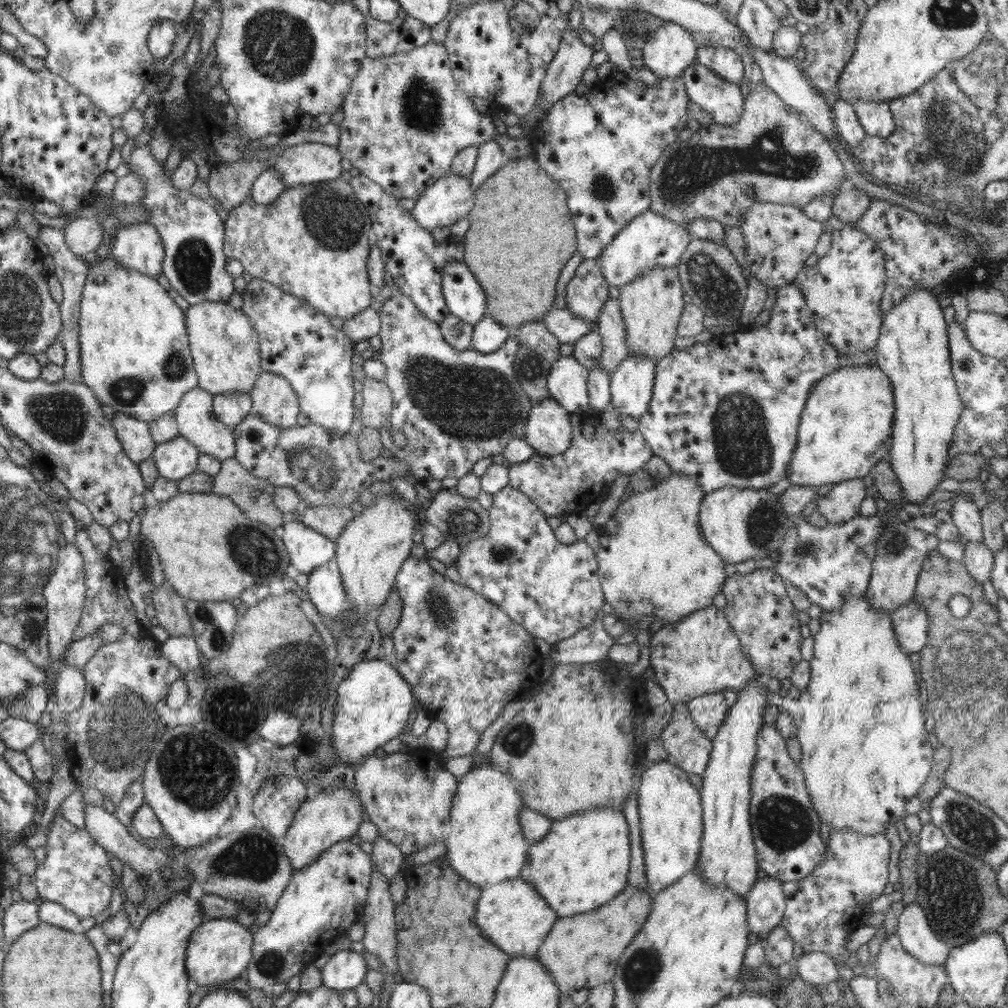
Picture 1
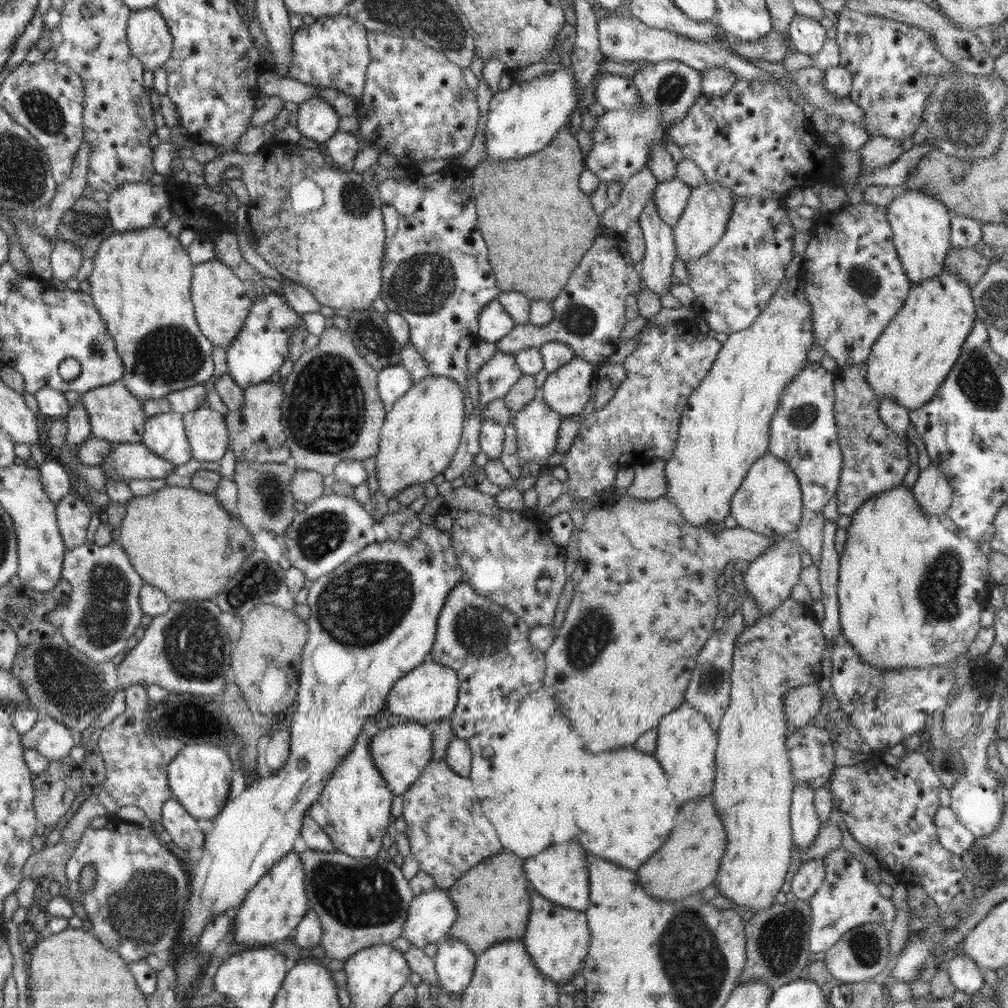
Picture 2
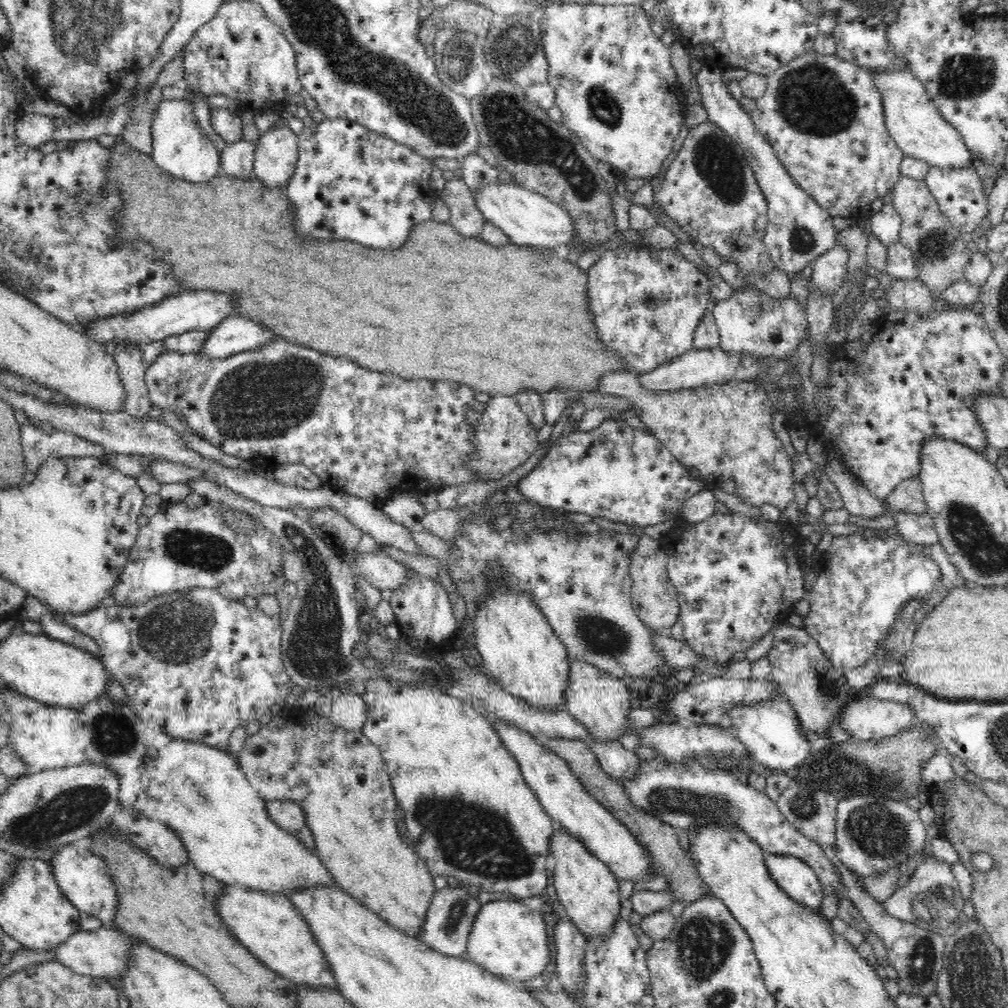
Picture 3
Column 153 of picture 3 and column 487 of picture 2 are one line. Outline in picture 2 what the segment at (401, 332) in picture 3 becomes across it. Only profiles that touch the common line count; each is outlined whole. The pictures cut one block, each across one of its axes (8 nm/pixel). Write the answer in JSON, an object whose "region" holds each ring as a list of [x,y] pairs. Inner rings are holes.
{"region":[[[563,129],[540,152],[512,160],[484,159],[472,169],[477,224],[490,248],[489,261],[502,293],[516,290],[529,301],[552,301],[566,286],[570,272],[578,266],[584,252],[600,235],[601,218],[594,212],[590,198],[578,186],[584,156],[576,137]]]}

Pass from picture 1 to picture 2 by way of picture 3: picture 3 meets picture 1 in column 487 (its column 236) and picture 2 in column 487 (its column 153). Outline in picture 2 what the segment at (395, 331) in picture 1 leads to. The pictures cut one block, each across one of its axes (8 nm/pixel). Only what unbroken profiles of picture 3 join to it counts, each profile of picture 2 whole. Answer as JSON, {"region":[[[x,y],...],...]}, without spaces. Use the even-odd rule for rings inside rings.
{"region":[[[497,350],[474,374],[480,392],[479,404],[487,405],[496,398],[504,398],[522,375],[522,369],[518,366],[514,354]]]}

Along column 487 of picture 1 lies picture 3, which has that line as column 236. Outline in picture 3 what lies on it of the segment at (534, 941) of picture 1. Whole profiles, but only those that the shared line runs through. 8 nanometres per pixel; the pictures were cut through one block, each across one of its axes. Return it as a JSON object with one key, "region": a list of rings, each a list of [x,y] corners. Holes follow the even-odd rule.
{"region":[[[227,887],[218,894],[216,909],[229,932],[271,971],[310,988],[338,990],[338,981],[334,979],[330,963],[326,962],[304,915],[286,895]]]}

